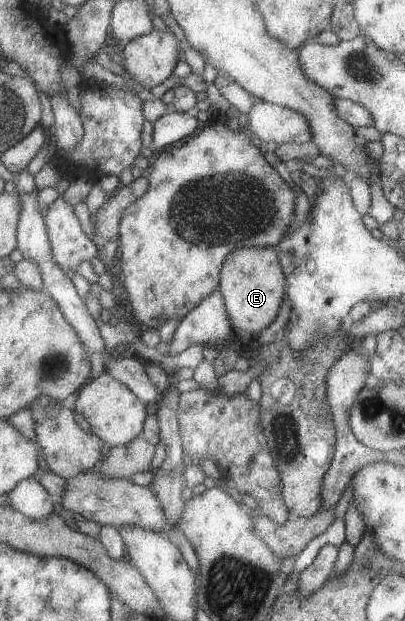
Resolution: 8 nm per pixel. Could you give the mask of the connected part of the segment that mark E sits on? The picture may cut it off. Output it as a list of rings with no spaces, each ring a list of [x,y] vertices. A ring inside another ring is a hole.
[[[273,247],[236,248],[222,262],[218,292],[233,330],[245,340],[256,336],[277,318],[279,303],[283,302],[286,286],[276,253]]]

